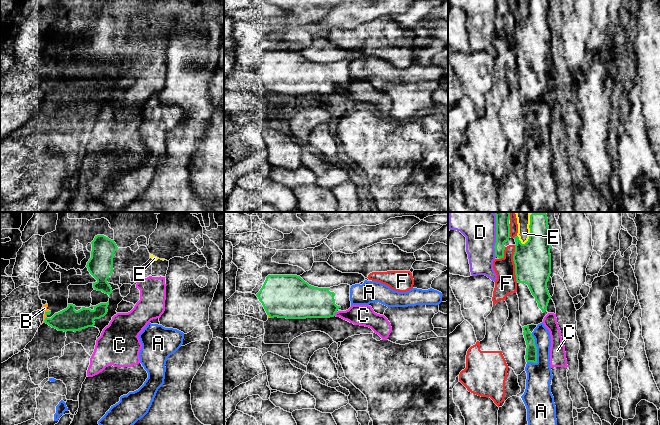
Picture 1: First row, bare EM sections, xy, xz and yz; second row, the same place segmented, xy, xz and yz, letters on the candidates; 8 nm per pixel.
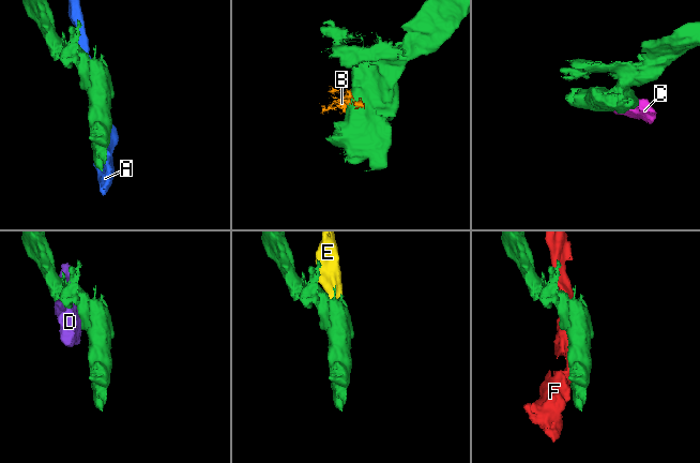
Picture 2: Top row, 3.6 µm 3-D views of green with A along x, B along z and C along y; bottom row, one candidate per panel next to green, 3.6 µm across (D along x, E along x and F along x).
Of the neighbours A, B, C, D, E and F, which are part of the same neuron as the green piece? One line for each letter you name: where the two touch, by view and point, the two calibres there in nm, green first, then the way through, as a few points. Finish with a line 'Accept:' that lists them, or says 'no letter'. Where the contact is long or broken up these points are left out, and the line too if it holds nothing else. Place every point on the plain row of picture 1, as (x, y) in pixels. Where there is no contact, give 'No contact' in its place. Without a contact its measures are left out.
Accept: no letter

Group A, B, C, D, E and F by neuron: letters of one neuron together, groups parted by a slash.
A / B / C E / D / F

